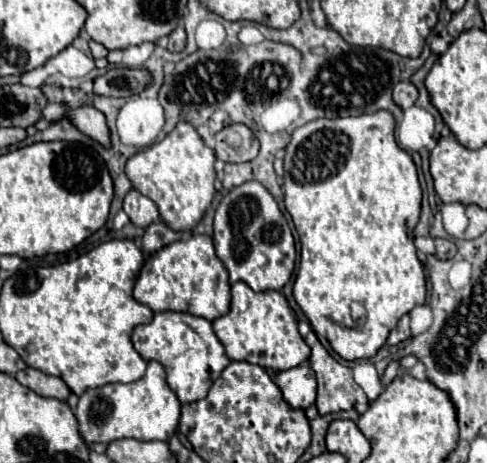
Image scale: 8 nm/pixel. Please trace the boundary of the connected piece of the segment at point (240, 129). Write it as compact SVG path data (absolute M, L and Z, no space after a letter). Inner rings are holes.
M236 123L216 133L216 157L224 163L244 163L258 155L258 139L250 127Z

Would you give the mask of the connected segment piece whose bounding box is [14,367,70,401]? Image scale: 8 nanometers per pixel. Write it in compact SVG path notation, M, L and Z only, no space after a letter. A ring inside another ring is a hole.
M26 367L26 369L18 371L14 377L22 385L26 385L28 389L32 389L34 393L38 393L42 397L54 397L54 399L66 401L68 395L70 395L70 387L66 387L66 383L62 379L46 375L38 369L32 369L32 367Z

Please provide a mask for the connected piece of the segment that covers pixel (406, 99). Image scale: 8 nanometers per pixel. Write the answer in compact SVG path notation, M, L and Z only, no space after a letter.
M400 81L396 87L394 87L394 101L396 105L400 105L402 109L408 109L416 103L418 99L418 89L416 85L412 85L410 81Z

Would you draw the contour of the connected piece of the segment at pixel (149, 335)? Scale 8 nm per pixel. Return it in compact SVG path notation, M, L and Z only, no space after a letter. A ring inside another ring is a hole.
M156 313L150 323L138 325L134 329L132 343L144 361L158 361L164 365L168 385L180 403L194 403L198 399L204 399L214 379L218 379L218 375L230 365L222 343L212 331L212 323L190 313Z

